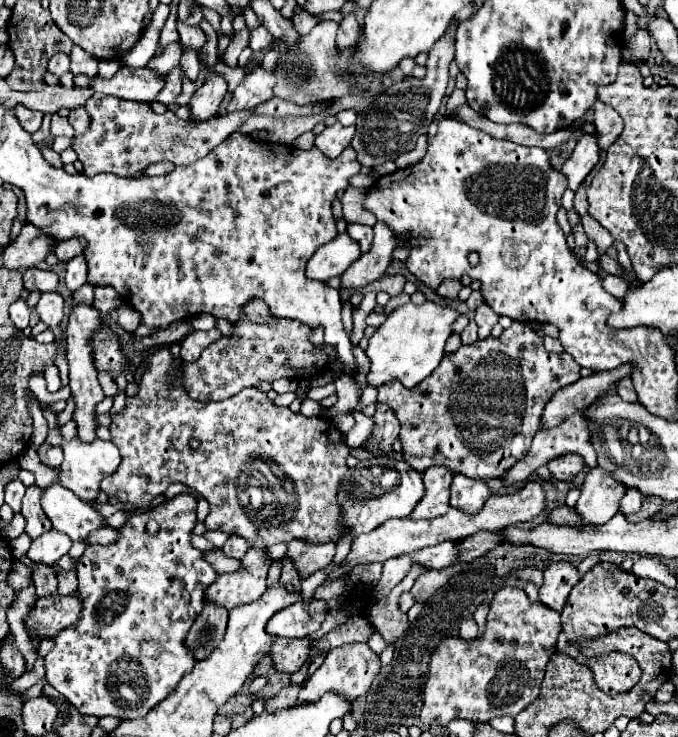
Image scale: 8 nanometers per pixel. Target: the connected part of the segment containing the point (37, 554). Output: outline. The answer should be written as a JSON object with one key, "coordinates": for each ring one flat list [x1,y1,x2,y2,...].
{"coordinates":[[52,529,44,535,40,535,38,539,32,541,32,547,28,549,28,557,34,563,44,563,44,565,52,565,56,563,62,555,66,555,72,547,72,541,68,539,68,535]]}

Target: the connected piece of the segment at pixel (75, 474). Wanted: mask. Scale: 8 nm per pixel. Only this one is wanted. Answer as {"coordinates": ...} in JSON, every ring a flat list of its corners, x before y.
{"coordinates":[[44,407,44,417,50,425,48,431,48,441,54,445,60,445,64,451,64,461,60,465,60,481,64,481,64,487,68,487,70,491,74,491,74,495,78,495,80,499,84,499,86,503,94,503,98,493,100,493,100,481,108,475,112,475,118,465,120,465,120,453,118,447,110,441,102,441,96,439,96,443,82,443,78,437,74,437,72,441,64,441,60,435,60,427,56,425,56,413,48,411]]}

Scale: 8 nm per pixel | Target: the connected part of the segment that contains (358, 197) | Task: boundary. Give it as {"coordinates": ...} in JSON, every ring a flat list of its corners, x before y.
{"coordinates":[[346,189,344,191,340,203,342,203,342,213,344,213,346,225,352,225,352,223,360,223,360,225,368,225,368,227,376,225,376,217,372,217,372,213,362,207,364,195,366,195,366,189]]}

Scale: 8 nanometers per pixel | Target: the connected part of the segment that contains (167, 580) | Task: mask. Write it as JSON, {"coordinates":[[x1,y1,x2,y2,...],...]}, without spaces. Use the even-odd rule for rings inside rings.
{"coordinates":[[180,493,148,513,132,513,120,527,118,541,110,545,88,545,88,551,80,557,76,575,84,611,80,611,80,619,72,627,56,635,54,649,44,657,44,667,48,683,82,715,112,715,120,719,144,717,176,689,188,671,192,671,196,661,186,647,186,633,198,613,190,605,192,597,186,589,186,581,196,581,202,588,207,588,218,576,203,558,203,553,190,543,196,525,196,505,196,495],[148,519,154,519,160,525,160,531,154,537,144,531]]}

